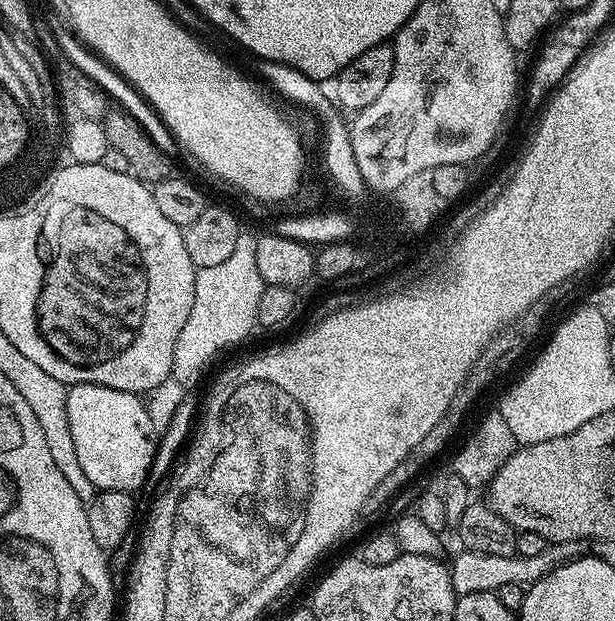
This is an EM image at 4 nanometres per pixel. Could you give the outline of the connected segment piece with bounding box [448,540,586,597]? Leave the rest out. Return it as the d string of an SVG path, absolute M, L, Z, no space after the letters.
M571 540L561 544L549 543L542 550L542 554L534 554L534 558L518 555L478 554L477 552L460 550L460 553L453 560L450 560L448 573L457 597L478 594L479 592L496 592L502 586L514 586L515 584L530 586L534 582L546 578L546 574L553 572L559 564L574 560L577 556L583 556L585 552L586 544L583 540Z

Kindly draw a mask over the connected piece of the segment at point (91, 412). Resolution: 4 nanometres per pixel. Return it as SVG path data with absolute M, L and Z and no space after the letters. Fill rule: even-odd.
M97 384L71 385L66 398L66 418L70 418L70 435L74 438L78 462L97 490L135 493L136 488L149 483L158 433L137 393Z

